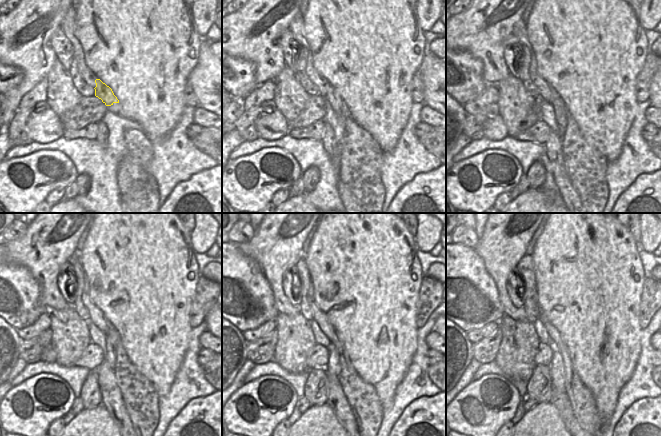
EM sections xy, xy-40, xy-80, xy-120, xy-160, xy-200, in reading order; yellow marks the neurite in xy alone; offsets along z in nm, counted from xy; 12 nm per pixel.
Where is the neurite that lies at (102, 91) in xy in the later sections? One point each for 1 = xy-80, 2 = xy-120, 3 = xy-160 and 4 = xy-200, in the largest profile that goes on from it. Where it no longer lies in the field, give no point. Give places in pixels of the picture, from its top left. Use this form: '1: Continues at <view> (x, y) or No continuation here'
1: Continues at xy-80 (560, 110)
2: Continues at xy-120 (112, 336)
3: Continues at xy-160 (333, 366)
4: Continues at xy-200 (557, 370).

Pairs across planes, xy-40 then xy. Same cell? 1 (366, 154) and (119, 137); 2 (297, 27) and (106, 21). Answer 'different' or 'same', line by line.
1: different
2: different

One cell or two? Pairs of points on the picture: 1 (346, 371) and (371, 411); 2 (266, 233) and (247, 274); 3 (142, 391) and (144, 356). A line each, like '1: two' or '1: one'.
1: one
2: two
3: two

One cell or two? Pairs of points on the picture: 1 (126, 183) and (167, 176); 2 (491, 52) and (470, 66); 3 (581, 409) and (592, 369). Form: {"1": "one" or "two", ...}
{"1": "two", "2": "two", "3": "two"}

